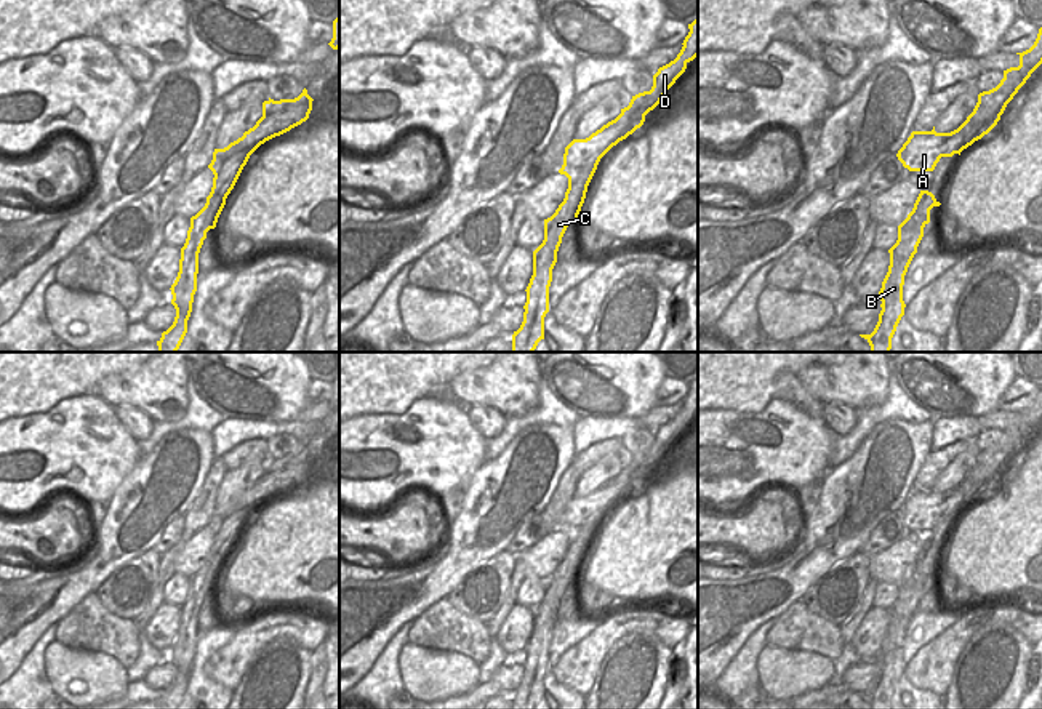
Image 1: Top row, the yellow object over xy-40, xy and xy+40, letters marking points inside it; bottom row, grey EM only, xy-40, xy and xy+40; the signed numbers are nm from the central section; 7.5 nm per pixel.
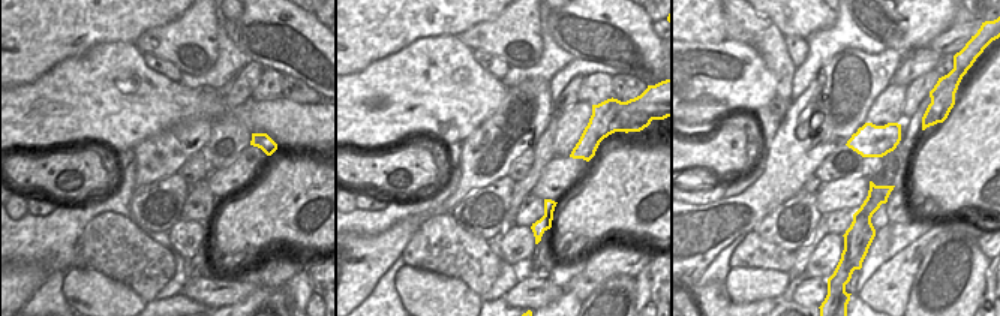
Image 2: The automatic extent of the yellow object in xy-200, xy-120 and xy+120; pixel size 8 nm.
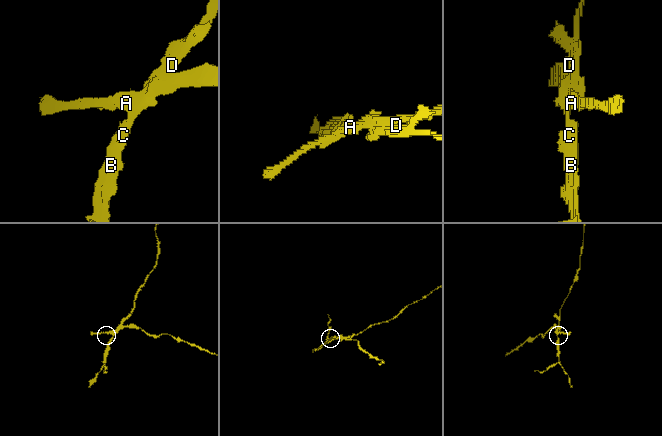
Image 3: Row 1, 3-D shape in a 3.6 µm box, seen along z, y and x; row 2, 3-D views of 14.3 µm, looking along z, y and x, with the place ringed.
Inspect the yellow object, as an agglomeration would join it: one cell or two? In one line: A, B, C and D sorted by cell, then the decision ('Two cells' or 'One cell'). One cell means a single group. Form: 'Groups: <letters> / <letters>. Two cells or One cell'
Groups: A / B C D. Two cells

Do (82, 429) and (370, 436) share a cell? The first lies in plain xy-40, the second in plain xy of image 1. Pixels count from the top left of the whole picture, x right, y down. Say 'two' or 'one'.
one

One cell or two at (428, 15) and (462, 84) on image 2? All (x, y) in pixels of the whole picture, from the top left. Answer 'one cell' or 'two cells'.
two cells

